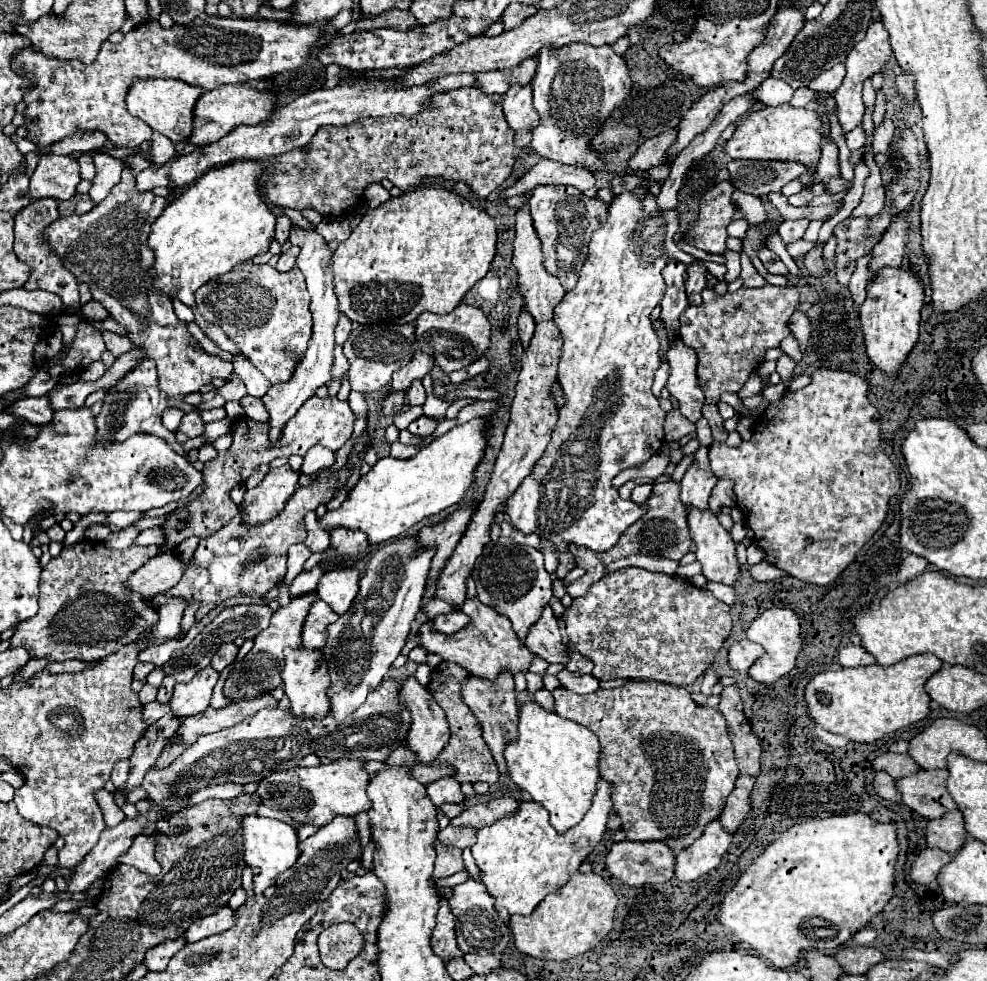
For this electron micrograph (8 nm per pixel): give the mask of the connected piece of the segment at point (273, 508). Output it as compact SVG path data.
M289 464L271 468L259 486L245 492L245 508L241 510L245 514L245 522L253 522L255 526L281 512L285 502L297 490L299 476L301 474Z

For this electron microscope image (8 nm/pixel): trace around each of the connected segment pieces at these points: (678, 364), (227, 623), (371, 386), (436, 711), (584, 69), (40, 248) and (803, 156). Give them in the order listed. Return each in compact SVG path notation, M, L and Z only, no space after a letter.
M677 338L677 346L669 348L667 358L669 358L669 366L671 366L667 390L671 392L673 398L677 398L681 414L689 422L695 424L701 418L701 408L705 404L705 396L699 390L699 382L697 382L697 374L695 374L697 356L693 354L693 350L689 350Z
M229 606L225 608L211 624L207 624L199 634L197 638L177 656L177 658L171 658L167 664L165 664L165 674L167 676L173 676L177 682L189 682L193 678L193 674L197 670L203 670L205 666L209 666L215 650L223 644L223 642L233 642L235 638L255 638L261 630L265 630L269 626L269 618L271 618L273 610L269 606Z
M353 326L353 334L349 342L343 346L345 356L349 358L351 370L347 378L351 382L351 390L355 392L373 392L381 390L391 382L391 374L403 368L415 354L415 326Z
M411 676L401 690L401 702L413 714L413 724L407 736L407 748L415 754L417 762L433 762L449 742L449 724L443 708L433 696Z
M583 42L567 44L561 48L543 48L539 52L539 66L537 74L531 82L533 88L533 106L539 112L541 124L533 130L533 150L549 160L573 164L587 170L599 170L603 166L603 160L597 158L597 154L589 148L589 140L597 134L603 120L609 118L609 110L617 108L631 90L631 78L627 64L621 56L613 52L611 46L591 46Z
M53 198L31 200L29 206L25 206L21 212L15 214L13 250L17 258L21 258L33 270L33 274L29 276L29 282L23 288L25 290L47 290L47 292L53 292L53 294L61 296L65 306L79 308L77 306L79 304L79 284L77 284L77 280L73 278L73 274L69 274L69 270L65 270L65 266L61 266L61 260L49 250L49 246L45 246L41 242L39 230L49 226L49 222L53 222L55 218L59 218L59 211L57 200Z
M783 104L783 106L765 106L759 108L755 112L751 112L735 130L735 134L731 136L731 140L725 144L725 152L731 158L749 158L749 160L777 160L777 162L799 162L807 168L805 174L799 176L799 182L803 184L803 188L807 188L813 182L813 172L817 170L819 164L819 152L821 152L821 142L823 142L823 124L821 118L817 114L817 110L813 108L795 108L791 104Z

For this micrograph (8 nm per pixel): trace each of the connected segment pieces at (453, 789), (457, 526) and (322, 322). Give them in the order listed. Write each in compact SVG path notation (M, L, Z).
M441 778L427 786L427 796L439 808L445 802L463 802L465 794L461 792L461 784L455 778Z
M469 506L457 510L455 514L451 514L445 522L437 524L437 526L423 526L417 534L417 546L419 548L433 548L435 556L431 560L431 570L427 576L427 590L423 594L425 600L435 596L435 588L437 588L437 580L441 570L445 568L447 560L451 558L453 550L457 548L459 540L463 538L469 520L471 520L473 510Z
M291 226L289 242L301 248L301 254L297 256L297 266L305 274L307 290L311 294L311 314L313 314L313 336L309 340L309 346L305 350L303 360L295 366L293 376L287 382L273 384L269 388L269 394L265 394L263 404L269 410L269 440L275 442L281 438L281 430L285 422L299 410L299 406L315 396L315 390L325 386L331 380L331 368L333 368L333 350L335 350L335 328L339 324L339 308L337 308L337 296L333 288L333 270L331 270L331 258L333 250L329 244L317 234L317 232L305 232L297 226Z

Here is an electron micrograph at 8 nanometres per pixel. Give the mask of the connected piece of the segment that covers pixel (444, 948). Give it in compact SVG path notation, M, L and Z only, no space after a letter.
M441 902L441 908L437 912L437 926L435 926L433 938L431 938L431 946L433 946L433 952L443 962L463 956L463 952L459 950L457 940L455 940L455 922L457 922L457 918L451 914L449 904Z

